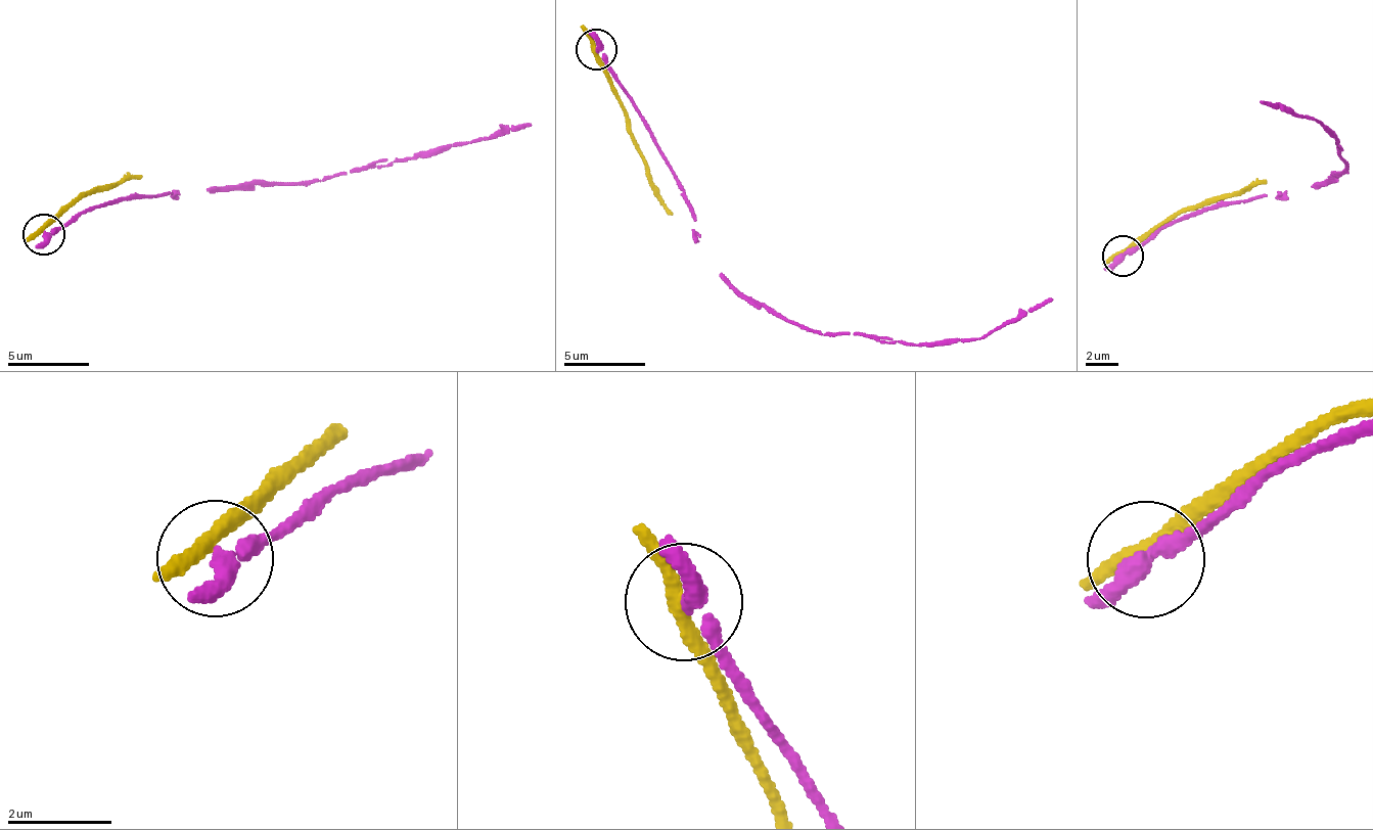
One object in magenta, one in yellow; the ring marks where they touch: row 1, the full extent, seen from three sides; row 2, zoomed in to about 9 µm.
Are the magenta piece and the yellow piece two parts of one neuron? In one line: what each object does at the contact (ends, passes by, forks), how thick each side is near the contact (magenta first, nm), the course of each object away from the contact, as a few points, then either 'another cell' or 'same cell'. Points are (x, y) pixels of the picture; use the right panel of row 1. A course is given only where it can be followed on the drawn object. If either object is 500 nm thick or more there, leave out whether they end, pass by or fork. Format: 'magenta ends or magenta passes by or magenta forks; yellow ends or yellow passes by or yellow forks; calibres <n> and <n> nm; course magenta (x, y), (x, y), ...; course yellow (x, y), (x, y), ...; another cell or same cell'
magenta passes by; yellow passes by; calibres 280 and 260 nm; course magenta (1122, 255), (1207, 208), (1256, 197), (1284, 196), (1328, 180), (1349, 166), (1336, 143), (1310, 118), (1260, 101); course yellow (1122, 255), (1184, 211), (1243, 192), (1267, 178); another cell

